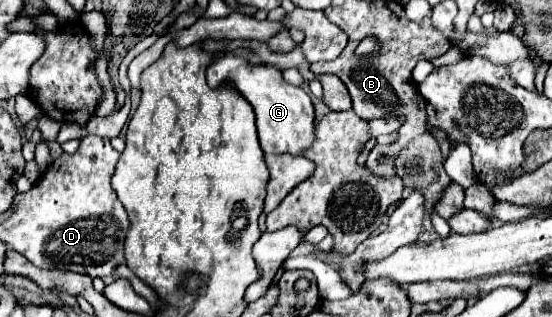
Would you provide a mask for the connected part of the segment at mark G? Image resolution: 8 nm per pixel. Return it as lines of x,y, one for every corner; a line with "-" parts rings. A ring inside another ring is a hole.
220,53
216,61
208,67
208,85
218,87
230,81
254,107
258,139
264,155
290,153
302,155
314,143
314,105
306,91
294,87
282,79
278,67
272,65
246,65
244,59

